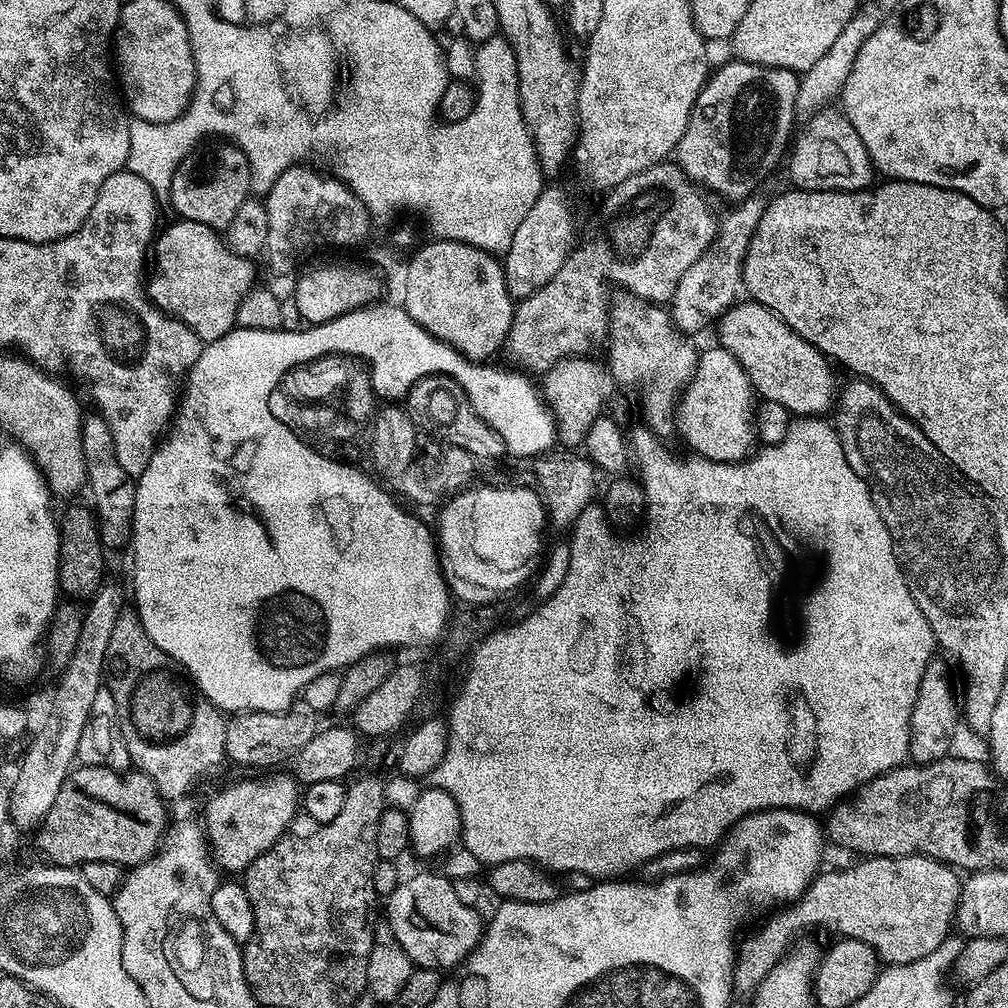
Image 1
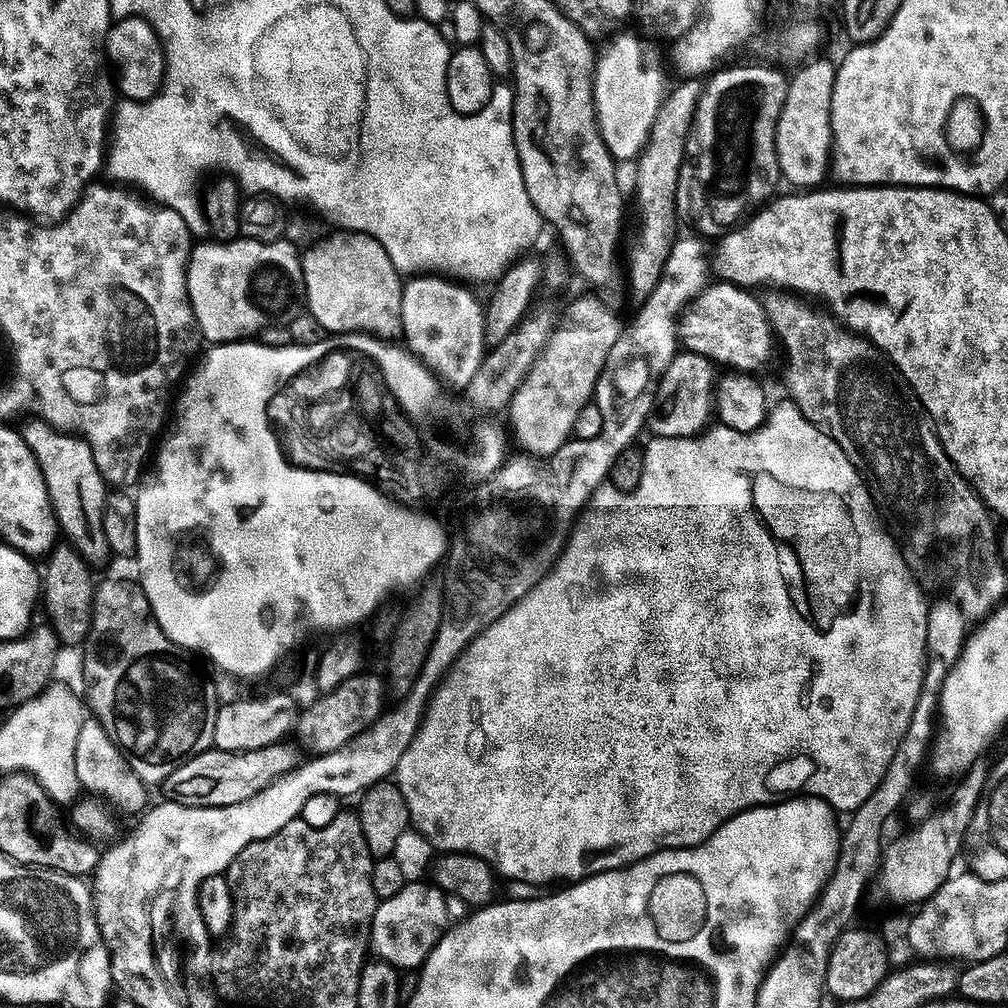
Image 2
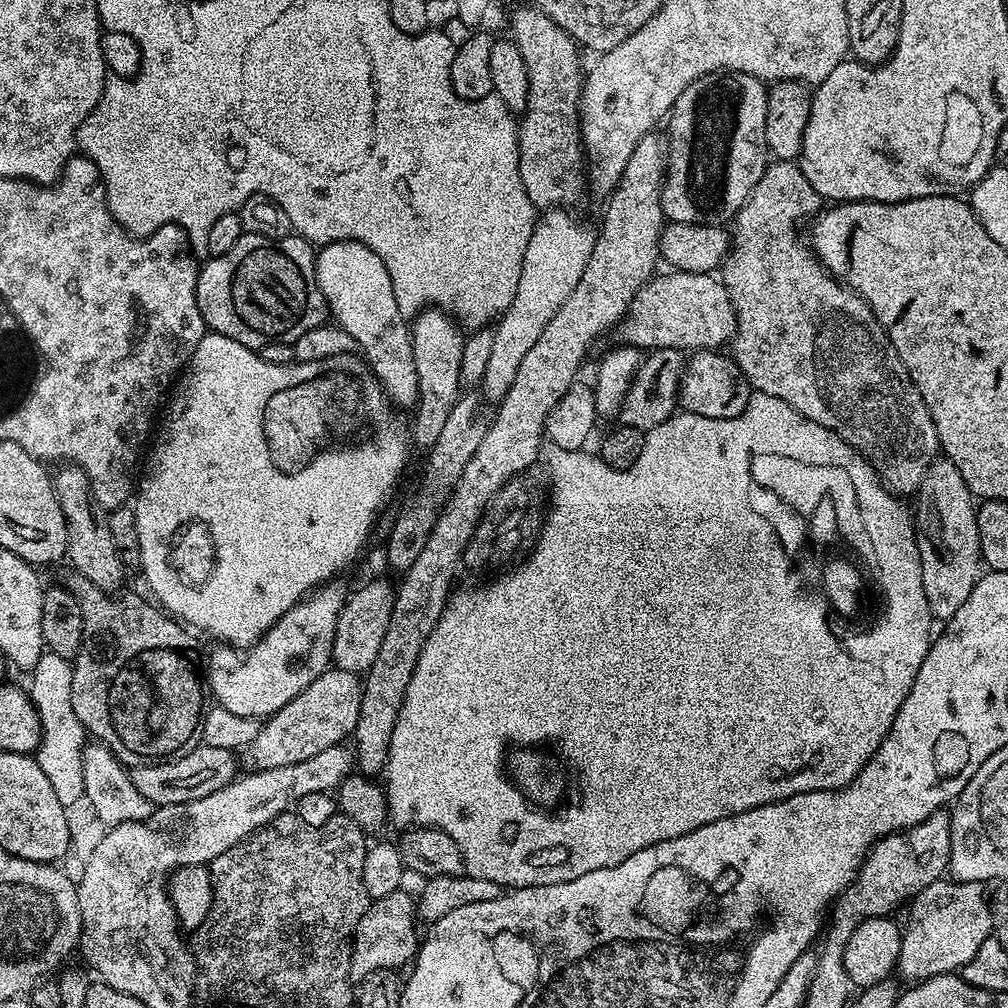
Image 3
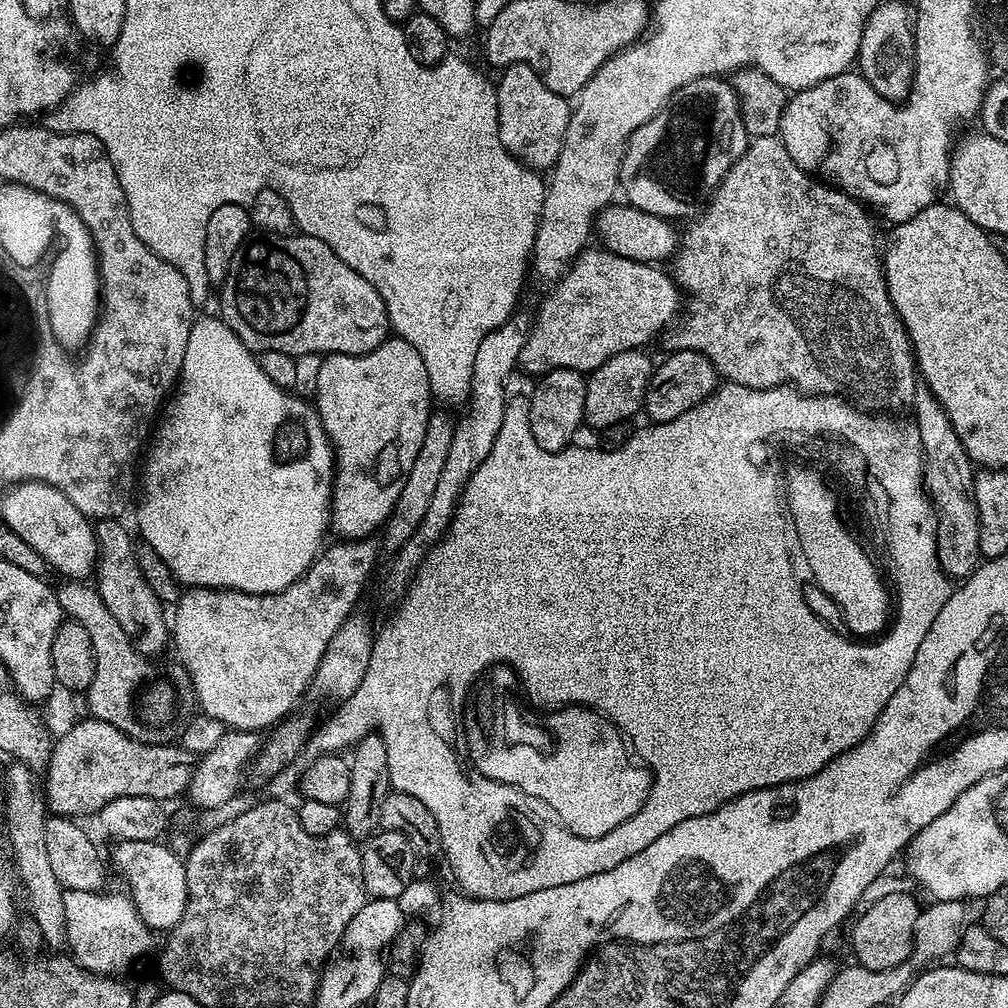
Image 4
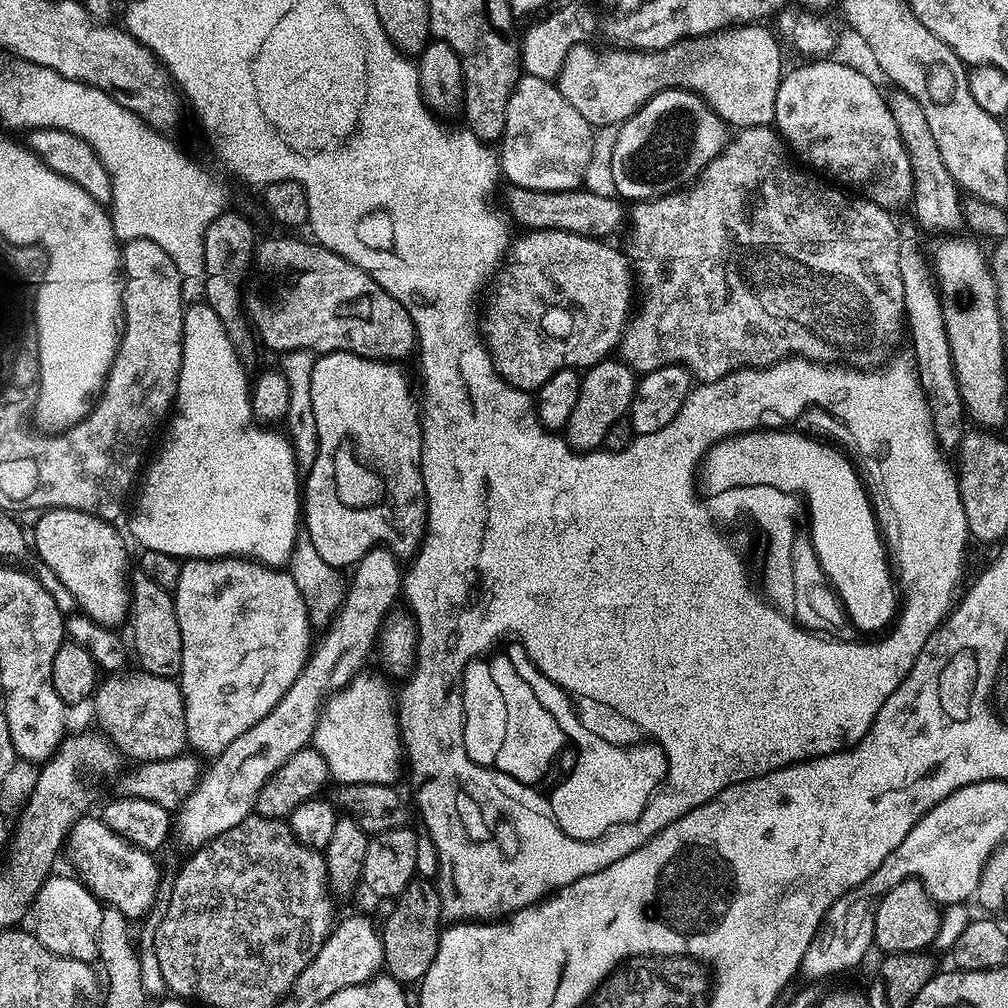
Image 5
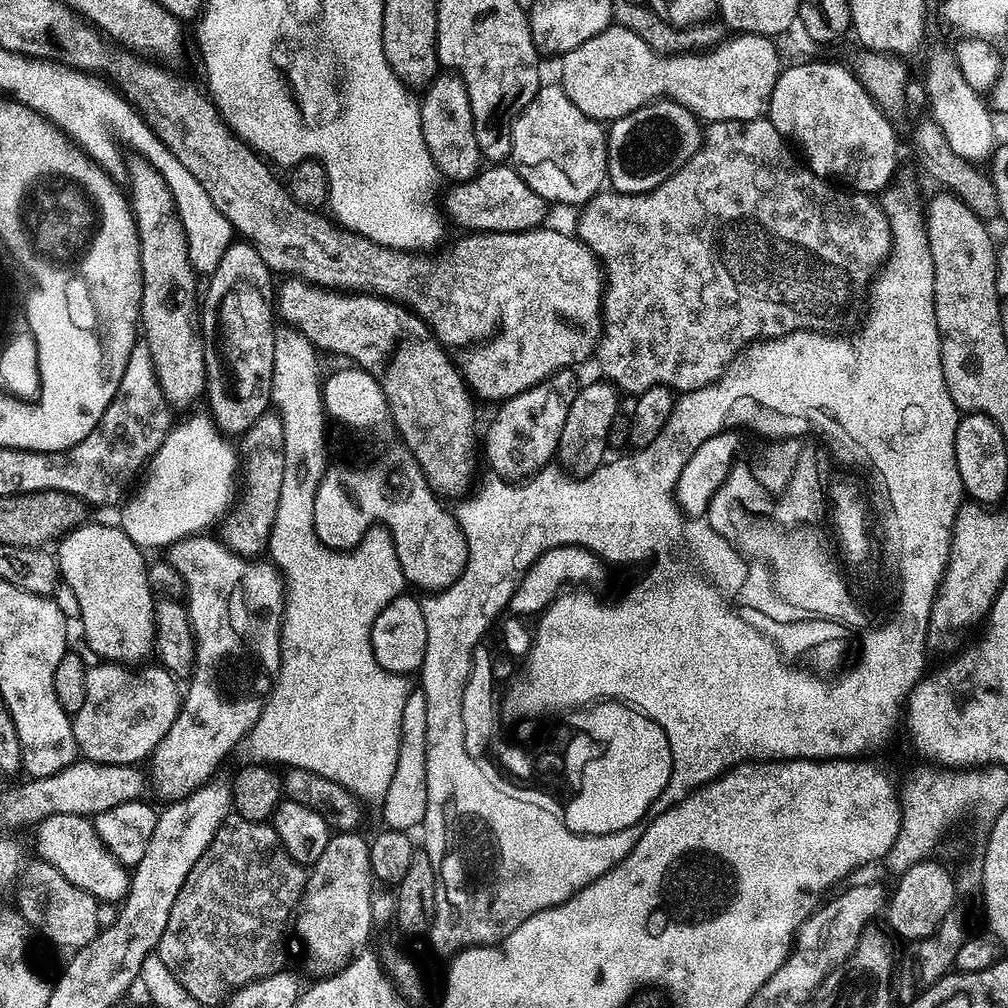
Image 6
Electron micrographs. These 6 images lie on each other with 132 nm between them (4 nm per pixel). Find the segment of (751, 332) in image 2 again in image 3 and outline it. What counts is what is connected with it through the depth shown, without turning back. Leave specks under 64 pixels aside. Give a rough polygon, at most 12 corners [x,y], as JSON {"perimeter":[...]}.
{"perimeter":[[672,270],[634,294],[623,343],[716,350],[736,311],[715,275]]}

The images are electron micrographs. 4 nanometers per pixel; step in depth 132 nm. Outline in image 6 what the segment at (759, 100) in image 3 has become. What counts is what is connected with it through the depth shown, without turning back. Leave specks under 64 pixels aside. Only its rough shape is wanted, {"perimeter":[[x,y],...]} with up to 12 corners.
{"perimeter":[[657,98],[611,121],[607,183],[649,192],[704,142]]}

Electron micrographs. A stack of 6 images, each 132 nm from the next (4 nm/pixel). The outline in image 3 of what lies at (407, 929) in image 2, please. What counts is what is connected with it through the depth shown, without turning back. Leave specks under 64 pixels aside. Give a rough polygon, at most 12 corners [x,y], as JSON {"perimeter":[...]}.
{"perimeter":[[372,900],[352,937],[362,982],[417,955],[417,901]]}

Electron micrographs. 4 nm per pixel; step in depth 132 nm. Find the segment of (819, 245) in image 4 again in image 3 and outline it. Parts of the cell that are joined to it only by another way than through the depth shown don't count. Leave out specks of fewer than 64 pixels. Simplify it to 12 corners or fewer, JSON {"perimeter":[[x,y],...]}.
{"perimeter":[[773,159],[730,228],[755,391],[915,493],[936,427],[871,306],[796,237]]}

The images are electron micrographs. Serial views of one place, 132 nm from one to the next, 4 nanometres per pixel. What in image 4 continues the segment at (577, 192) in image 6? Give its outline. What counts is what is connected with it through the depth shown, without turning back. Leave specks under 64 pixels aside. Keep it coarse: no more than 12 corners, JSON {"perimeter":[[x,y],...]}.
{"perimeter":[[528,64],[495,85],[504,145],[529,169],[551,169],[570,104]]}

